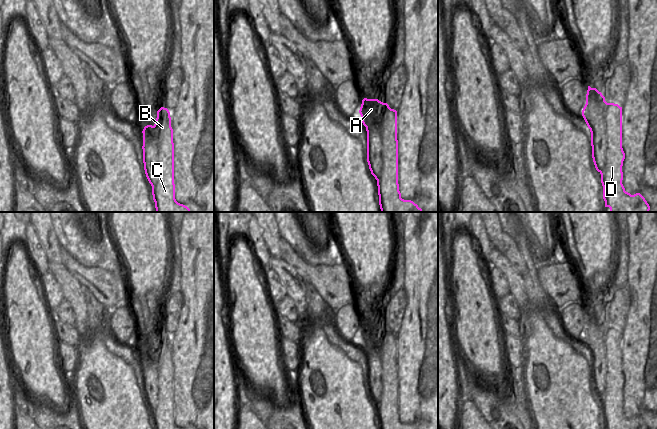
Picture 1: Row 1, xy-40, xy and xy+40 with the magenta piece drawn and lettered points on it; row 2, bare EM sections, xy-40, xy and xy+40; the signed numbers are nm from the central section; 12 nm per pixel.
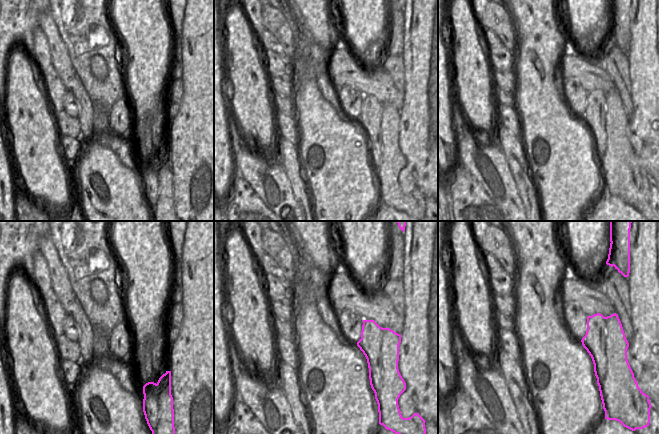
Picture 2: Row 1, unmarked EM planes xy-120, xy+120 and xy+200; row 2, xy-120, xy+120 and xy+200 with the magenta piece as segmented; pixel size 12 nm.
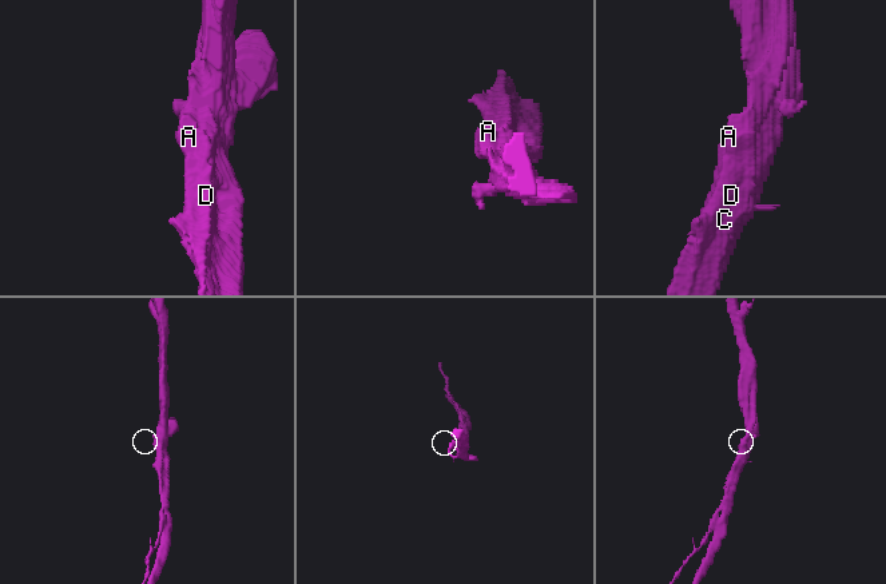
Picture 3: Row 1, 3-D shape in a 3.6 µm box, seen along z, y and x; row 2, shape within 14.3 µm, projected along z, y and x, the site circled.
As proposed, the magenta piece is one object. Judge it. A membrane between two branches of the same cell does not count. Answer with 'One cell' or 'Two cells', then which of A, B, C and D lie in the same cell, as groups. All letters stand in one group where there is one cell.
Two cells. Groups: A / B C D.

